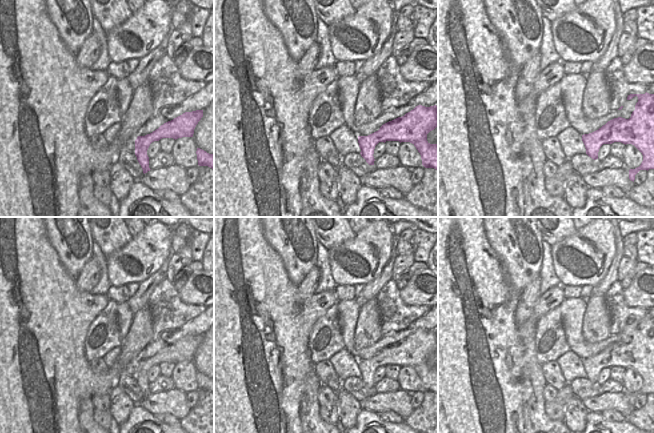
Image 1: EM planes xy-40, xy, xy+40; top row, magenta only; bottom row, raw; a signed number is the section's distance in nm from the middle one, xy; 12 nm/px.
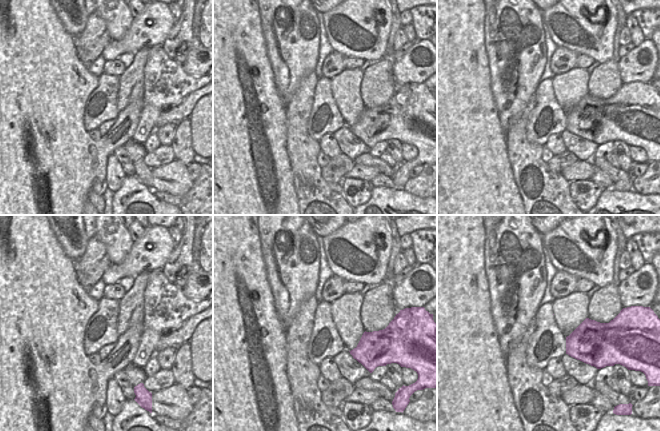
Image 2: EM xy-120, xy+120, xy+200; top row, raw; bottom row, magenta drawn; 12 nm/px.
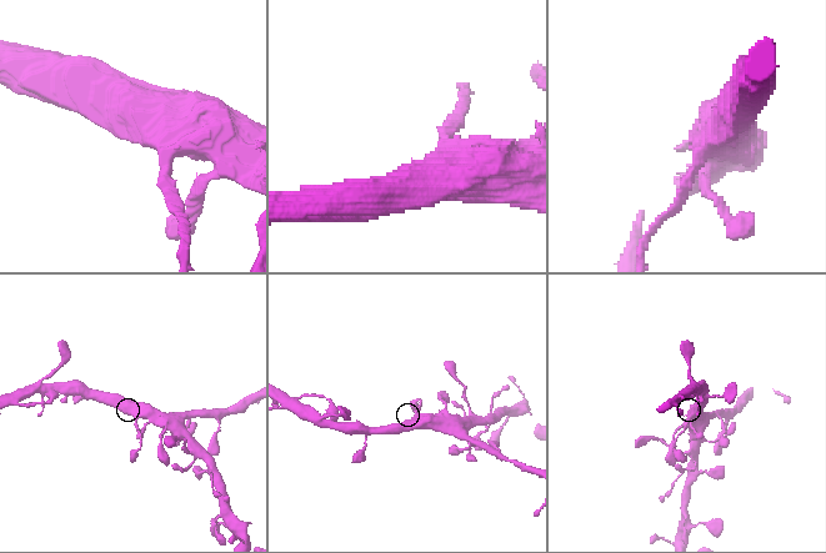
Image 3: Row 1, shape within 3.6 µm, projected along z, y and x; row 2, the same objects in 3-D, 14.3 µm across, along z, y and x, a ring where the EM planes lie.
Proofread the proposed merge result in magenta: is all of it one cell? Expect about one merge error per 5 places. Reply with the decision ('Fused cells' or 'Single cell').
Single cell

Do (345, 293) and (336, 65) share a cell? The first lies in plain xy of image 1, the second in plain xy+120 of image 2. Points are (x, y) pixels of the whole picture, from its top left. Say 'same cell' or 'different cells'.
different cells

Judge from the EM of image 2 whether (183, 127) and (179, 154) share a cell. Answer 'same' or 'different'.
same

